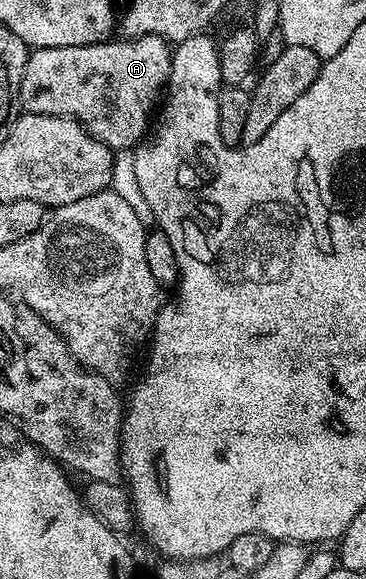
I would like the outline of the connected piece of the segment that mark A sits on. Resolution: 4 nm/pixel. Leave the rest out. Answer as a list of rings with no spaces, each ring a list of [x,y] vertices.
[[[152,34],[122,40],[123,42],[115,41],[104,40],[88,46],[32,49],[27,56],[19,89],[20,107],[28,114],[73,118],[81,123],[94,138],[101,140],[115,152],[138,146],[149,130],[147,117],[150,116],[151,109],[153,114],[167,85],[167,77],[171,71],[172,47],[167,39],[158,38]]]

